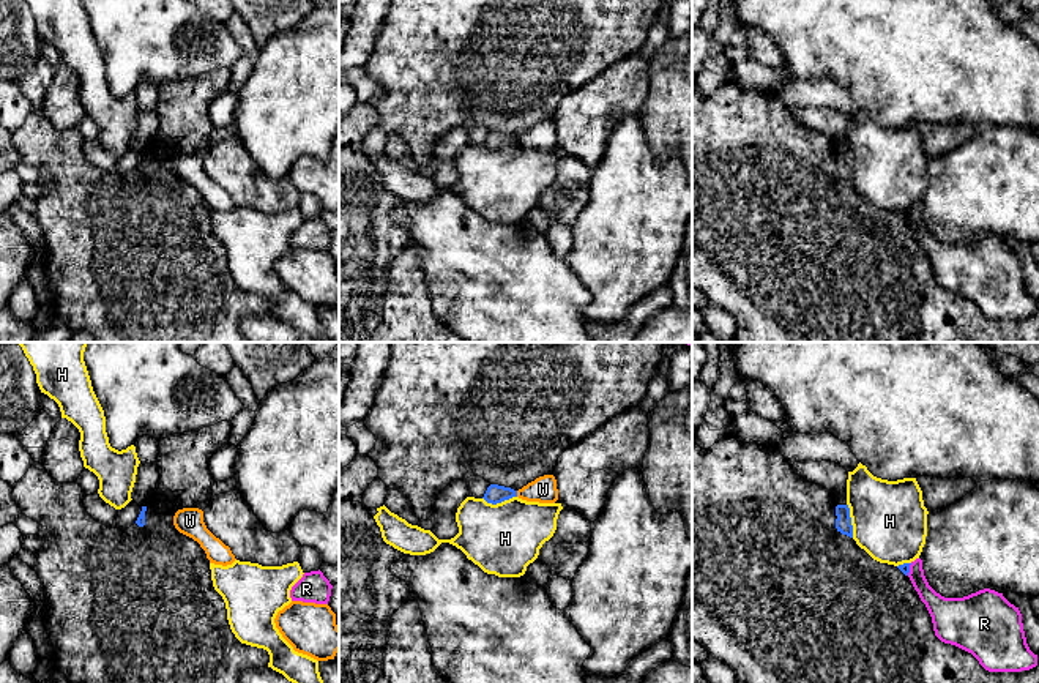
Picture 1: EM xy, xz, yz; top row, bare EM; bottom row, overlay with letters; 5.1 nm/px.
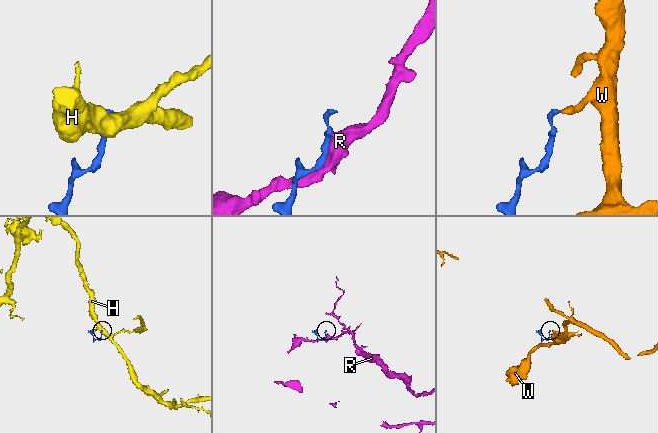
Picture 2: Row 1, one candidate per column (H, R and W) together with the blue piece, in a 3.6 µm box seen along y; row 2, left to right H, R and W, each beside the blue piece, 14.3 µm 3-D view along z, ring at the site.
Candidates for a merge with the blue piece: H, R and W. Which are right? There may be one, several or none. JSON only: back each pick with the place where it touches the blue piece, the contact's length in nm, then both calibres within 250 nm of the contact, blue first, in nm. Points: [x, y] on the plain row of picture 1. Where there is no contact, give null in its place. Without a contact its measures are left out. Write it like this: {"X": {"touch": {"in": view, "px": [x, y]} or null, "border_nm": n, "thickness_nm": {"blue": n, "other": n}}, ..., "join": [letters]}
{"join": []}

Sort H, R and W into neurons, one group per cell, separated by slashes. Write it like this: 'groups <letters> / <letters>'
groups H / R / W

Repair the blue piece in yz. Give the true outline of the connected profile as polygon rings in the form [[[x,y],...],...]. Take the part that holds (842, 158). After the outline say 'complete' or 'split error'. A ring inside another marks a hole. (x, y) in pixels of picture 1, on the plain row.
[[[837,151],[836,153],[836,162],[837,162],[837,166],[836,166],[837,178],[853,185],[853,172],[851,172],[848,151]]]; complete

